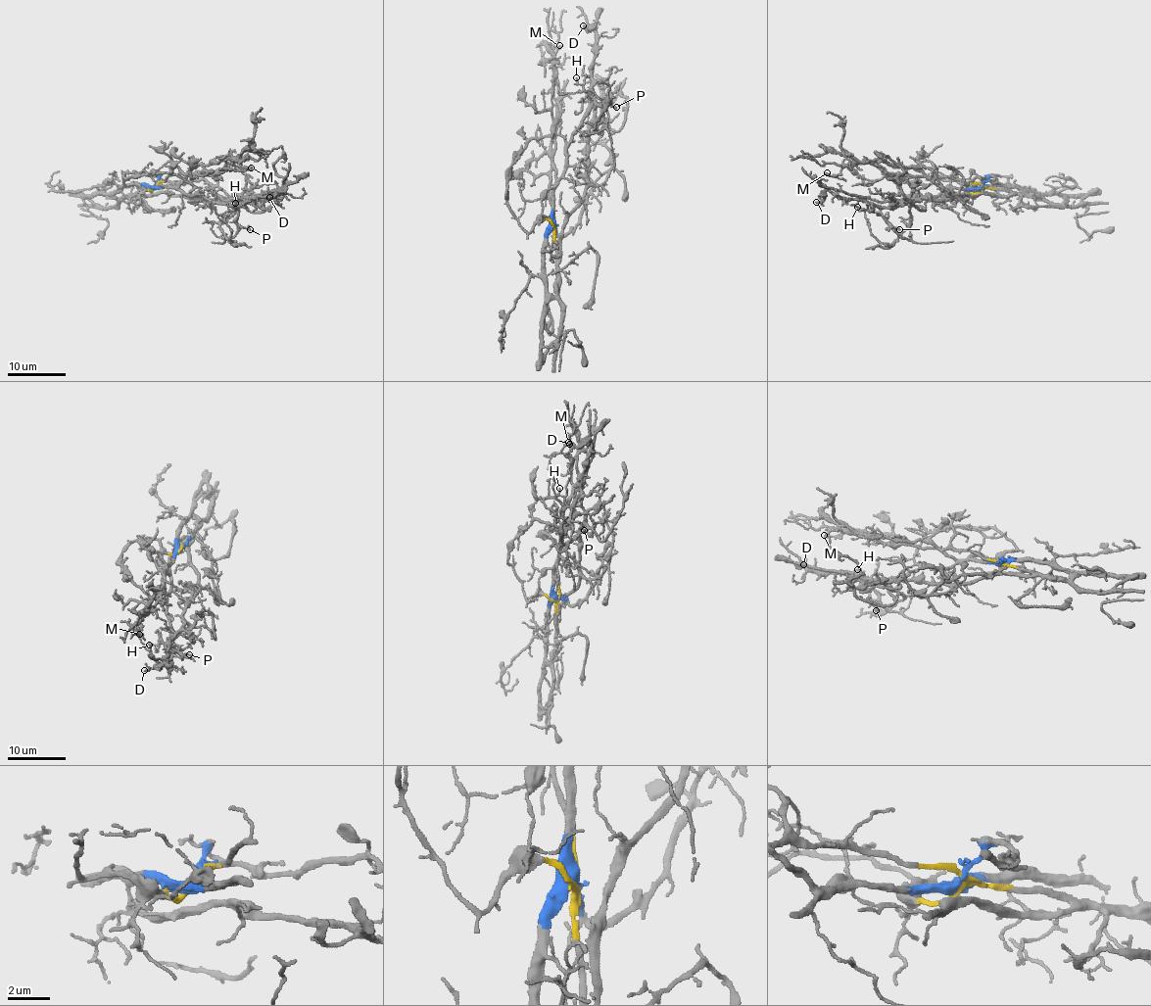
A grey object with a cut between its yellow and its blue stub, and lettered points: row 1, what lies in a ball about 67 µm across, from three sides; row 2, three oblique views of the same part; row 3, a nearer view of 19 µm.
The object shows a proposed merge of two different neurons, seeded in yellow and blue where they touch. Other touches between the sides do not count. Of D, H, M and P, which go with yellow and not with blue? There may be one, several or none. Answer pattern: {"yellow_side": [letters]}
{"yellow_side": ["M"]}

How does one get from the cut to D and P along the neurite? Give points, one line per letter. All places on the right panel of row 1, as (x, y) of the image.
D: (981, 188), (946, 188), (936, 196), (913, 196), (892, 207), (841, 199), (827, 190), (823, 200), (815, 202)
P: (981, 188), (946, 188), (936, 196), (913, 196), (901, 205), (884, 207), (881, 214), (887, 229), (899, 229)

